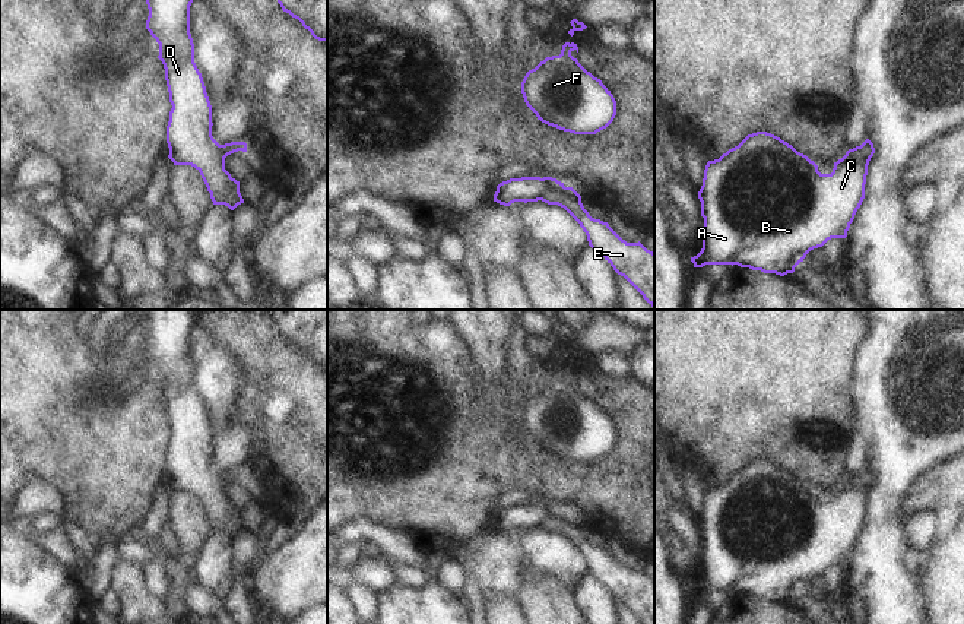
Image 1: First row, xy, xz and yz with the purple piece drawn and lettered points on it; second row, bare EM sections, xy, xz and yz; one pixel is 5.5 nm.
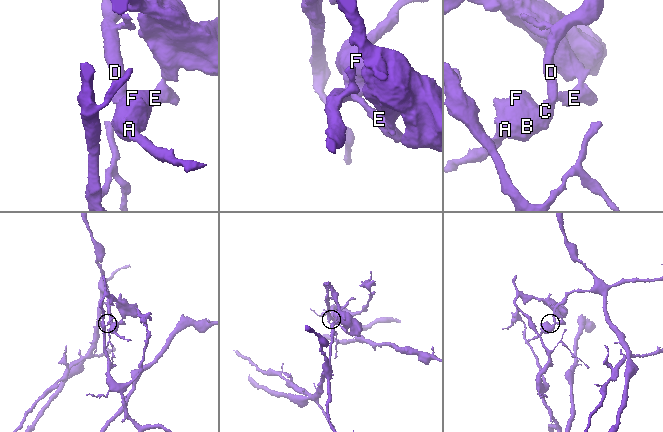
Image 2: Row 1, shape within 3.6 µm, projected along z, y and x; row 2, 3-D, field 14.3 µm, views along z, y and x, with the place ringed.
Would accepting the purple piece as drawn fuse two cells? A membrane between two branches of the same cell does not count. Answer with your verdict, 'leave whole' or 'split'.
split

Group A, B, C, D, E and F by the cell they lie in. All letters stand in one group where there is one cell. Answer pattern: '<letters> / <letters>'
A B C D F / E

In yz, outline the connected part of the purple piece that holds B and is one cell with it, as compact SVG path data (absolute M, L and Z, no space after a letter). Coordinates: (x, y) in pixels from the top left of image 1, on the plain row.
M757 459L719 487L708 488L698 519L704 545L703 576L691 585L694 595L705 592L738 592L764 601L793 601L806 582L831 566L846 566L850 551L865 526L869 485L856 473L834 490L831 501L821 501L818 492L780 465Z

